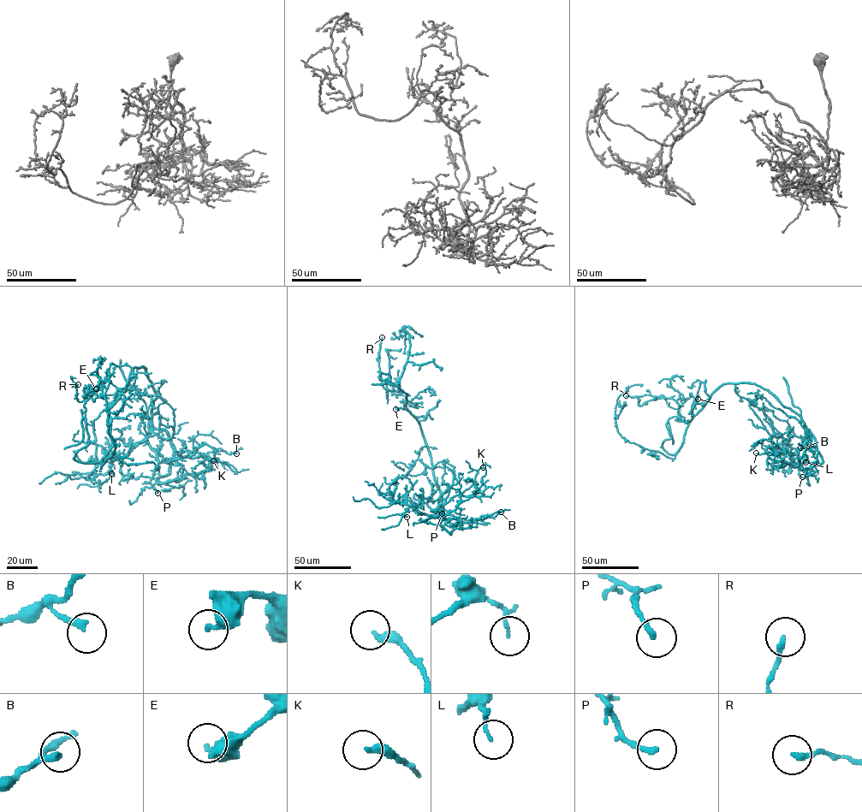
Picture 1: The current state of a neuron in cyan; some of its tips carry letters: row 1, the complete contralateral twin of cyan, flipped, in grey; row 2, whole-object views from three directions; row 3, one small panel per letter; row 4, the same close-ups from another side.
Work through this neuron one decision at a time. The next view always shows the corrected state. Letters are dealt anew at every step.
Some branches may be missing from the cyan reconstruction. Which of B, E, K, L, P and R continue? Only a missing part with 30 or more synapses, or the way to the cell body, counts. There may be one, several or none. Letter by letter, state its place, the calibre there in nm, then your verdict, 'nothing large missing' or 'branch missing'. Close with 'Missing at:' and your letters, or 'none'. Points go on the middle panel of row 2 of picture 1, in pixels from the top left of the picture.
B: (501, 512) | 260 nm | nothing large missing
E: (395, 409) | 280 nm | nothing large missing
K: (483, 467) | 300 nm | nothing large missing
L: (407, 517) | 70 nm | nothing large missing
P: (442, 513) | 200 nm | nothing large missing
R: (382, 337) | 180 nm | nothing large missing
Missing at: none

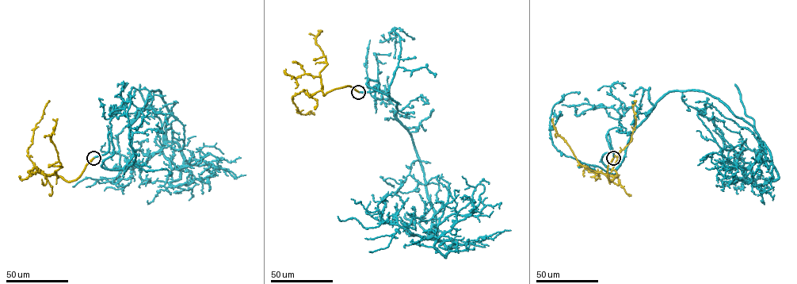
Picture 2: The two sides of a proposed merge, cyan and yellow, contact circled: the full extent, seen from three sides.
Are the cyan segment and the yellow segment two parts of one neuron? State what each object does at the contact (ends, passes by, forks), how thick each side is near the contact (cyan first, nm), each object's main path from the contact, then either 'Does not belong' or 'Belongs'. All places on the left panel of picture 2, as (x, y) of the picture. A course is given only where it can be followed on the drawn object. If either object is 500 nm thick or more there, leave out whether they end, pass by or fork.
At the ring cyan ends. At the ring yellow ends. Thickness 400 nm (cyan) against 400 nm. Course of cyan: (93, 158), (110, 132), (101, 165), (125, 165), (156, 90), (165, 145), (143, 163), (183, 148), (157, 109). Course of yellow: (93, 158), (80, 175), (70, 181), (47, 175), (35, 166), (28, 148), (49, 100). Belongs

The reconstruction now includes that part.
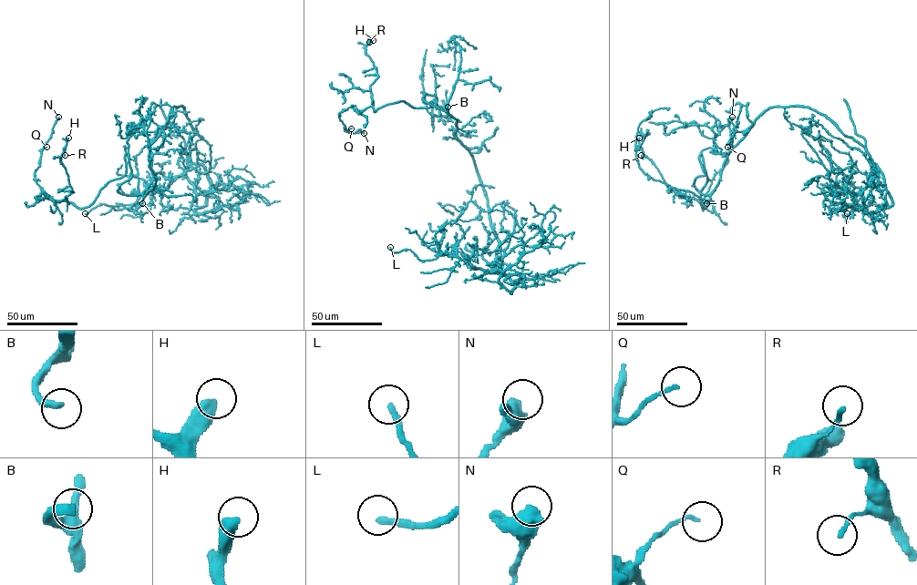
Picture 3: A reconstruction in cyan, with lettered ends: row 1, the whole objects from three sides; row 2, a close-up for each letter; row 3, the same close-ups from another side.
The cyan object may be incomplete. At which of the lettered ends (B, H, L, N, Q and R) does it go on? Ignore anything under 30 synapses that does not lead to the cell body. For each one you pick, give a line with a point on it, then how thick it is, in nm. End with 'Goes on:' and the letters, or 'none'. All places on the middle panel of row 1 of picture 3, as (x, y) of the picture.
B: at (448, 107); 300 nm thick
H: at (373, 40); 500 nm thick
L: at (390, 247); 240 nm thick
Goes on: B, H, L

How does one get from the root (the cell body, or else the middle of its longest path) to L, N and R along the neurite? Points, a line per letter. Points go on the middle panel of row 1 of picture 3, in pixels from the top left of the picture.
L: (458, 139), (481, 185), (473, 188), (463, 212), (441, 226), (442, 253), (420, 261), (409, 250), (390, 247)
N: (458, 139), (458, 120), (422, 98), (430, 95), (436, 104), (426, 107), (340, 113), (348, 132), (364, 133)
R: (458, 139), (458, 120), (422, 98), (434, 95), (429, 107), (398, 101), (375, 111), (369, 42)

